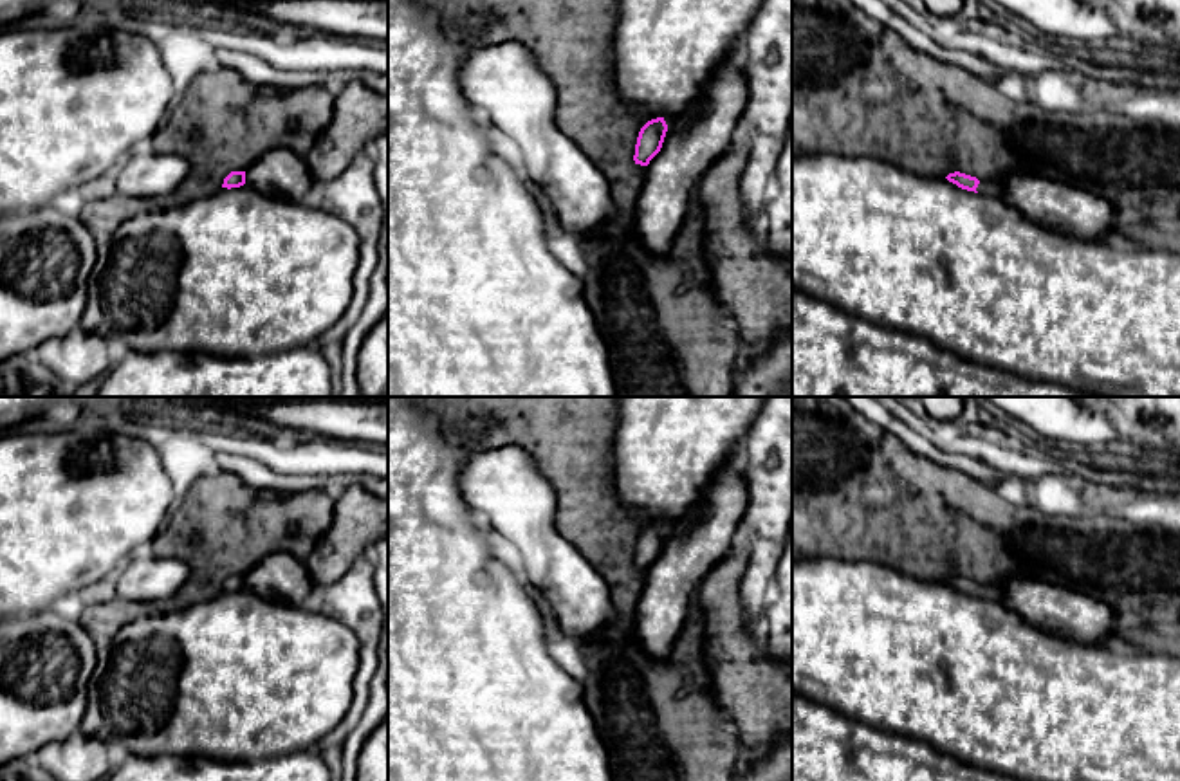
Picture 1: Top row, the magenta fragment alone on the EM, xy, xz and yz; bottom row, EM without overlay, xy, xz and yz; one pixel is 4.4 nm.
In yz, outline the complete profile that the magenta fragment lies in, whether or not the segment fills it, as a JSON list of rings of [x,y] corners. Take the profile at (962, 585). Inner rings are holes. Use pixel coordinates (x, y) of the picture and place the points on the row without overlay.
[[[954,575],[945,581],[962,593],[1001,602],[1001,588],[998,584],[978,584],[976,581]]]

